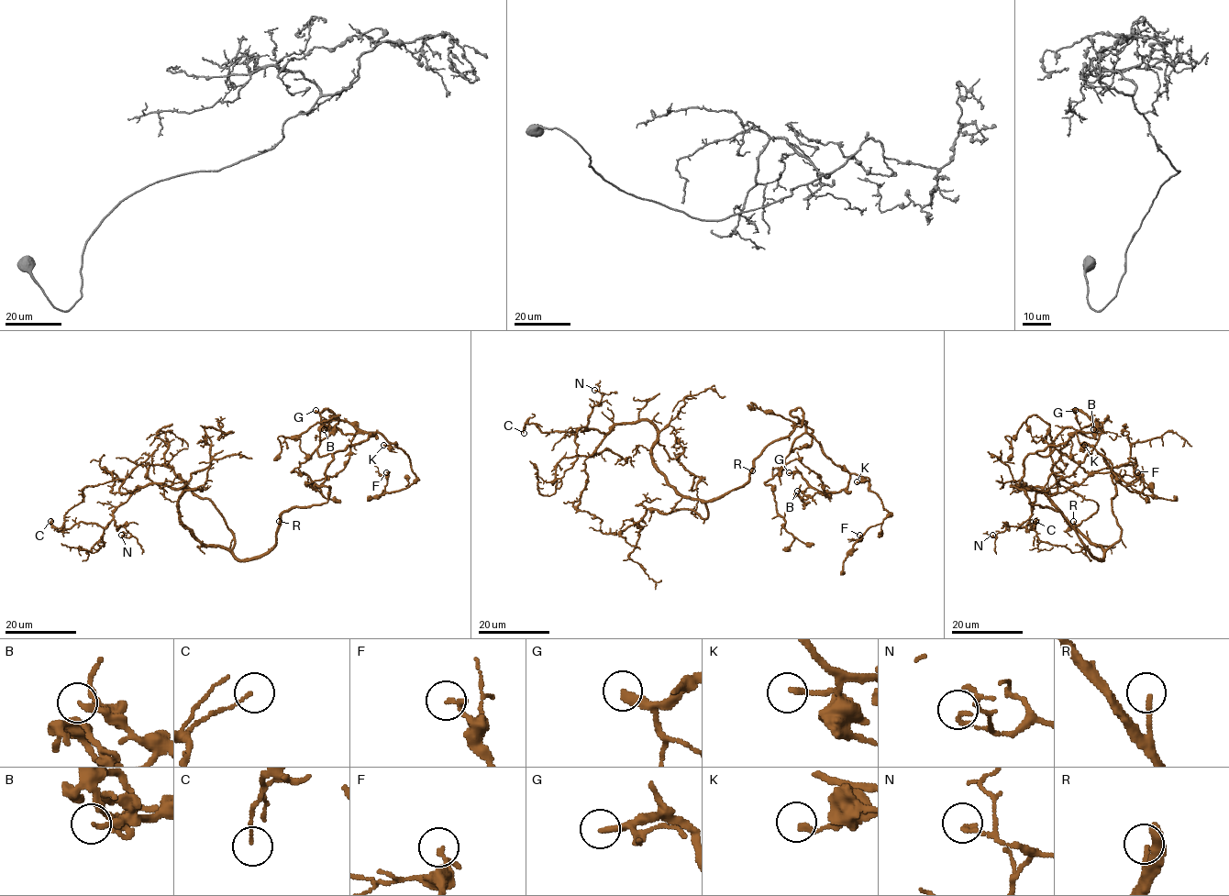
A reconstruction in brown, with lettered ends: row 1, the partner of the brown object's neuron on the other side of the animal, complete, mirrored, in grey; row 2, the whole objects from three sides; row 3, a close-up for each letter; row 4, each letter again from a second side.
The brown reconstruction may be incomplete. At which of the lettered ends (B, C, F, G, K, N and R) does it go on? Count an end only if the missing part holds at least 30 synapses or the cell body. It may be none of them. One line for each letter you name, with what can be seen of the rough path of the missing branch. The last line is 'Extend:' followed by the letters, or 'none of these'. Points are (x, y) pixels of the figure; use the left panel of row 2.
G: course (315, 410), (260, 407), (271, 403)
Extend: G

